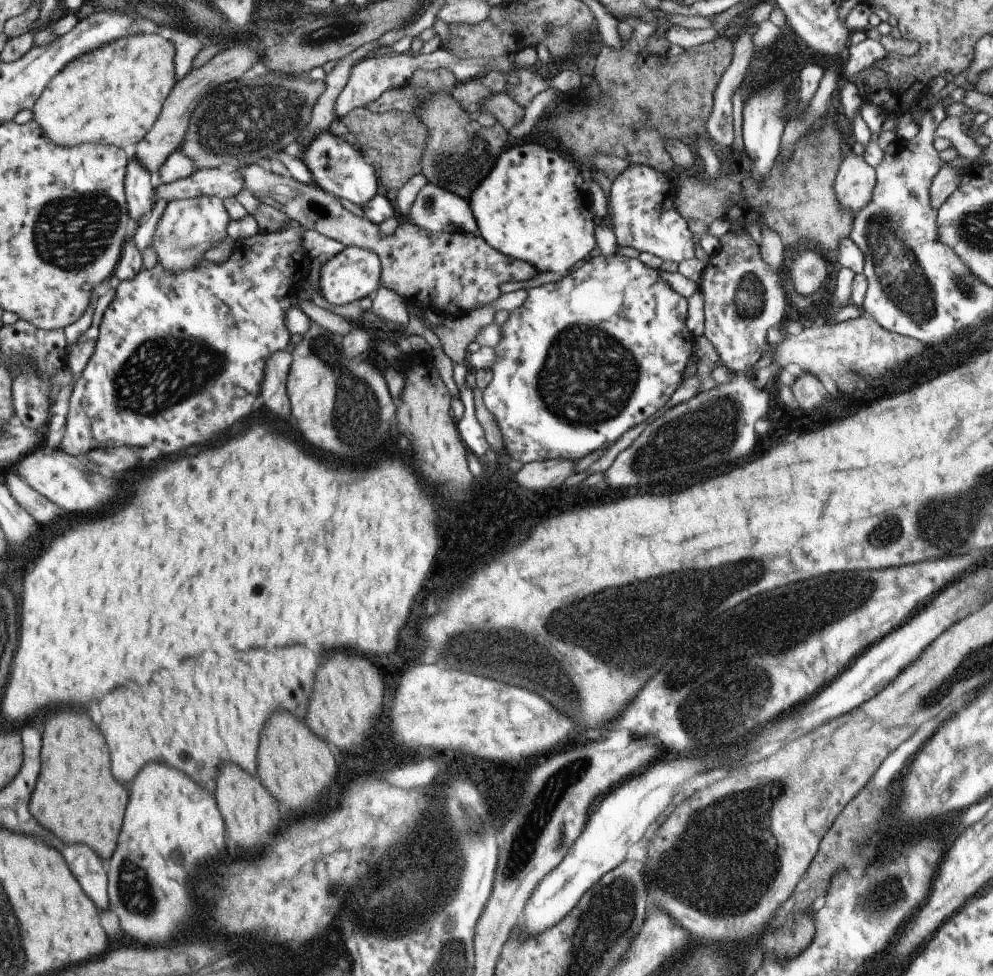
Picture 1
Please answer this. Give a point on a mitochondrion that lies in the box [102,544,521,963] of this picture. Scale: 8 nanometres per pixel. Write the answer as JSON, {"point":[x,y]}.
{"point":[135,892]}

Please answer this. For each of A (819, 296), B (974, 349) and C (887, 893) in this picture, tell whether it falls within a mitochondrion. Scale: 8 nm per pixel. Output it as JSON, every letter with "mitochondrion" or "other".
{"A":"other","B":"other","C":"mitochondrion"}

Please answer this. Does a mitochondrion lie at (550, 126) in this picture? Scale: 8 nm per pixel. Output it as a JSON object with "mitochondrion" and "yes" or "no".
{"mitochondrion":"no"}

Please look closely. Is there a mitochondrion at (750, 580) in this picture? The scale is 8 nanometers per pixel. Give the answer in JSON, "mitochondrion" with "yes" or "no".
{"mitochondrion":"yes"}

